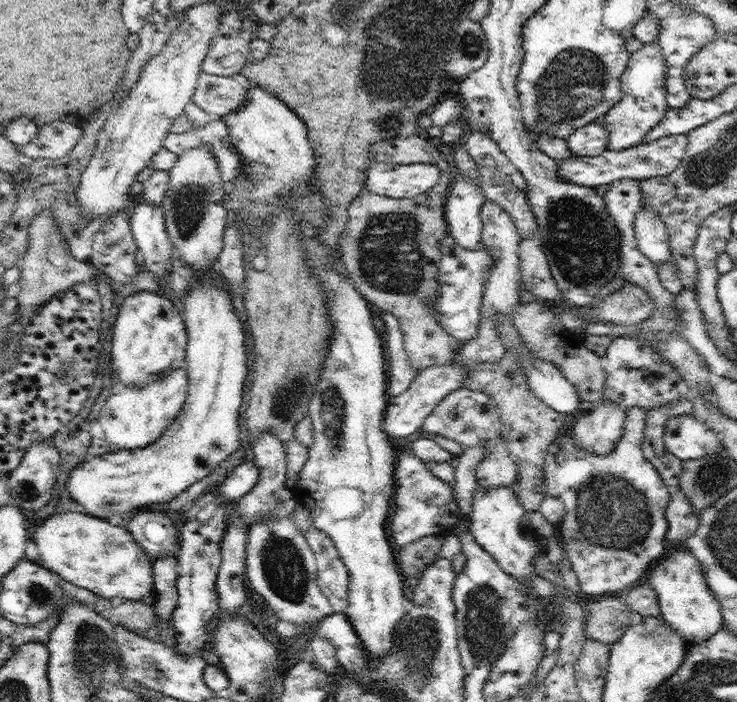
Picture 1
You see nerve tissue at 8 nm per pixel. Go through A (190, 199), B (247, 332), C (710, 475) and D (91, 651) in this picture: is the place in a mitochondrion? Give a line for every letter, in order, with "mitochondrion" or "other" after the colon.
A: mitochondrion
B: other
C: mitochondrion
D: mitochondrion

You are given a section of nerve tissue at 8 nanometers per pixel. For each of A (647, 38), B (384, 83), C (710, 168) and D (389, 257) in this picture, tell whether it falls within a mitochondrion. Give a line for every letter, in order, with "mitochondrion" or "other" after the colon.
A: other
B: mitochondrion
C: mitochondrion
D: mitochondrion

